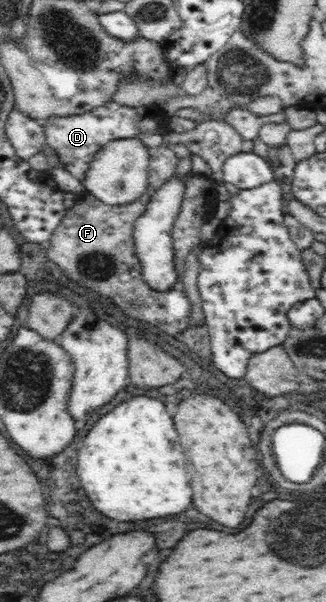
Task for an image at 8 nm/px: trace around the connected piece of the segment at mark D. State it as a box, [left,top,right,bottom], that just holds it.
[43,100,169,181]

